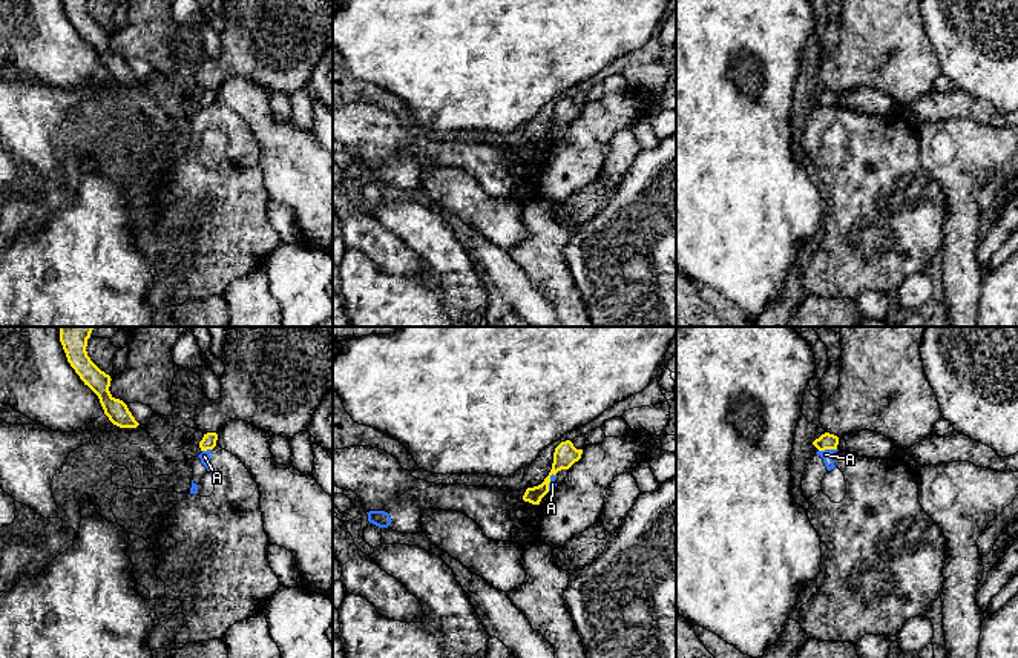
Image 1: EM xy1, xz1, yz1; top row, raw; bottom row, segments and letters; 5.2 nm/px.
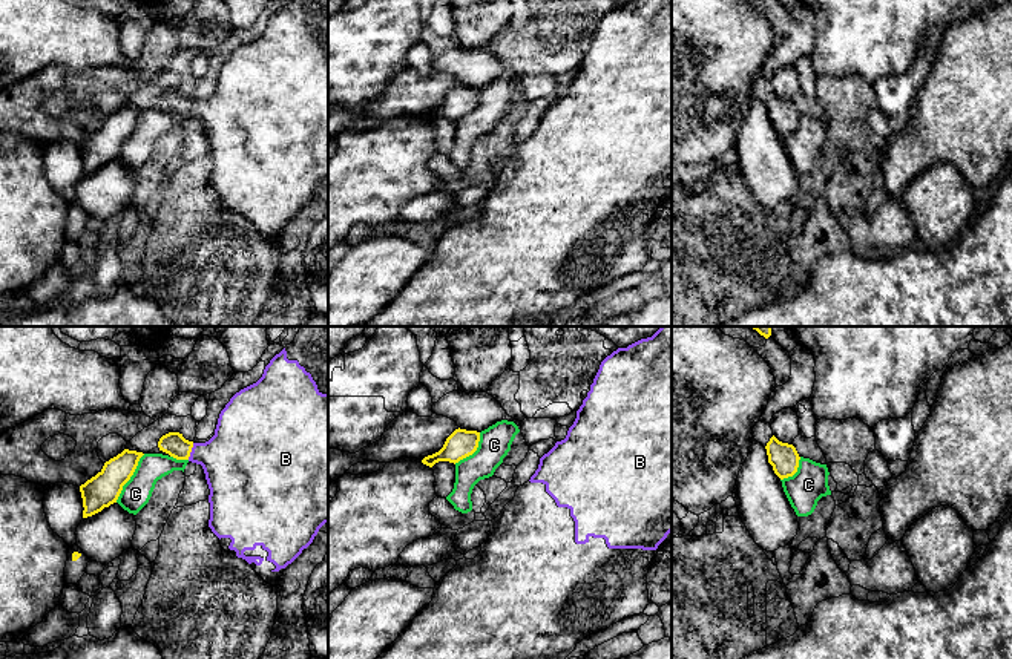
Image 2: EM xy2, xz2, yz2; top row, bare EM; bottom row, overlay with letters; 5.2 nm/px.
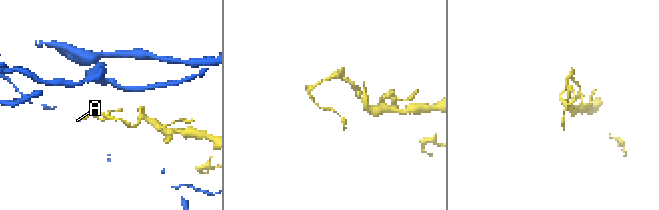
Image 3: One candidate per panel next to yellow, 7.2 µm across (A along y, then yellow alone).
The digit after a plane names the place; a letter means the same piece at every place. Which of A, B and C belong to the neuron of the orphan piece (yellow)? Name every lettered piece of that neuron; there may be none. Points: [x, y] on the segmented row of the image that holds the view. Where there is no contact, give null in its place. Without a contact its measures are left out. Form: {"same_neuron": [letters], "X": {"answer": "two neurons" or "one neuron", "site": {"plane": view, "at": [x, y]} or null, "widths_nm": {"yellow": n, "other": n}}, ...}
{"same_neuron": ["B"], "A": {"answer": "two neurons", "site": {"plane": "yz1", "at": [827, 448]}, "widths_nm": {"yellow": 90, "other": 50}}, "B": {"answer": "one neuron", "site": {"plane": "xy2", "at": [190, 451]}, "widths_nm": {"yellow": 120, "other": 360}}, "C": {"answer": "two neurons", "site": {"plane": "xy2", "at": [129, 478]}, "widths_nm": {"yellow": 170, "other": 150}}}

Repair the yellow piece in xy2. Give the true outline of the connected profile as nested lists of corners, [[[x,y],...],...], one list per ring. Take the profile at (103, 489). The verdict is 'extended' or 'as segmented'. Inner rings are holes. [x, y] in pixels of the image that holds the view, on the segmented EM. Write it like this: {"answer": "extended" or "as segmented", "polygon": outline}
{"answer": "as segmented", "polygon": [[[124,449],[117,457],[104,463],[103,469],[80,486],[83,498],[83,518],[101,512],[117,503],[123,486],[133,475],[143,452]]]}

